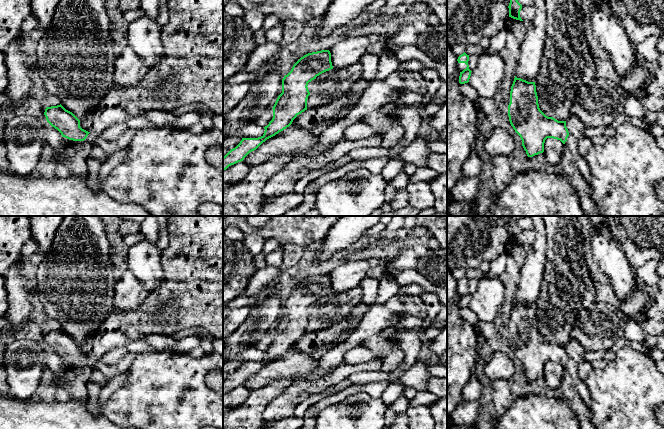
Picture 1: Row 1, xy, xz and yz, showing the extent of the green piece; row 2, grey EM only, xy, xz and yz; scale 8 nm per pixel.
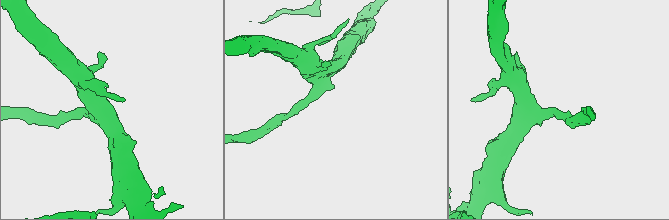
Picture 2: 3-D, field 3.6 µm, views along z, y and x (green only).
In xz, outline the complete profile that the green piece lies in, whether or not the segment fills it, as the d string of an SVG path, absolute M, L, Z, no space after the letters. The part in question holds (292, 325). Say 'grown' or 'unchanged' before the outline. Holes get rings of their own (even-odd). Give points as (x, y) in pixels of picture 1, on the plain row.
unchanged; M329 274L312 276L301 281L282 303L282 317L273 330L273 342L261 361L242 362L240 367L223 381L223 394L244 384L267 363L289 351L293 344L307 334L310 319L308 307L320 298L333 293Z

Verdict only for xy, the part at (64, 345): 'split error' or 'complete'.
complete

